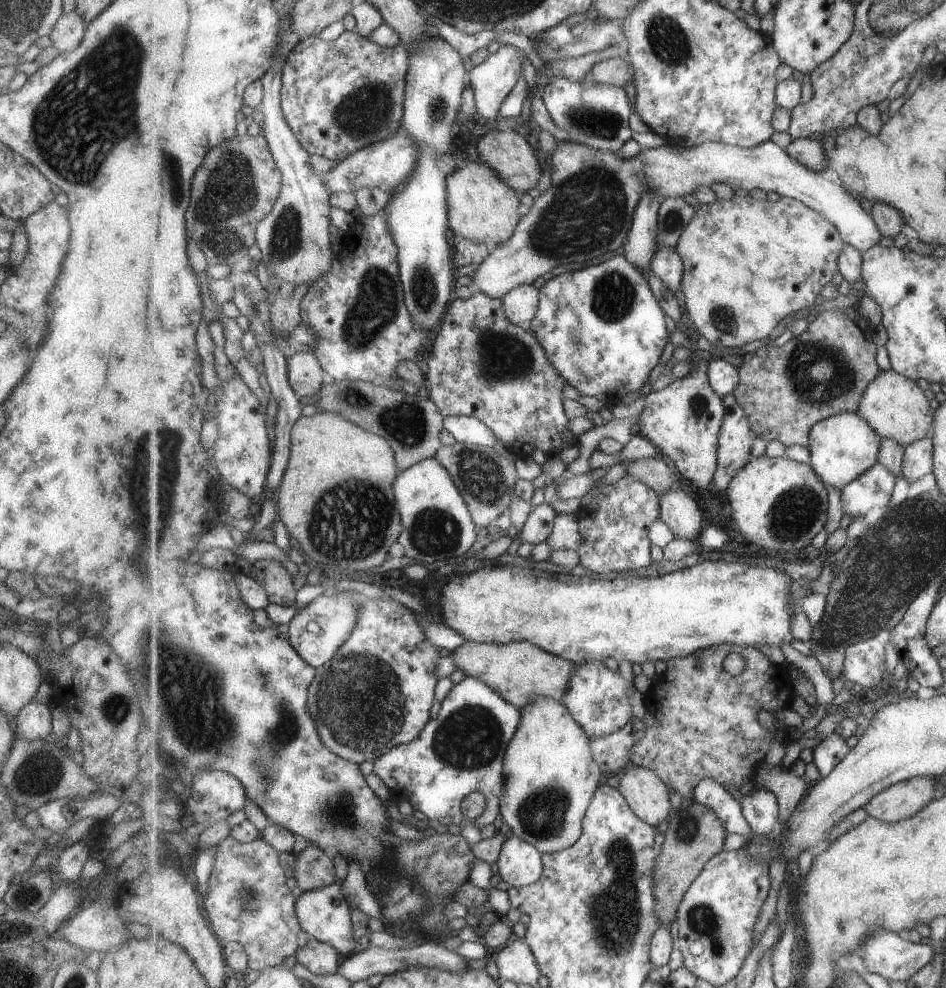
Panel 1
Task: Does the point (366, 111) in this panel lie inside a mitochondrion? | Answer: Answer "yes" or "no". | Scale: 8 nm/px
yes

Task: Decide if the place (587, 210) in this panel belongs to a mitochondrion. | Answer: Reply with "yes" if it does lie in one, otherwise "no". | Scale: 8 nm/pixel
yes

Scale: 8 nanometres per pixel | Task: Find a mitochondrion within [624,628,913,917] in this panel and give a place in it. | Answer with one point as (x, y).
(688, 825)

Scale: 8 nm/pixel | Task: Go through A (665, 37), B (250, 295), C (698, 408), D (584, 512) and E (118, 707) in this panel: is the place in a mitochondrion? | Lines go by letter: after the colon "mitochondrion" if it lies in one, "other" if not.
A: mitochondrion
B: mitochondrion
C: mitochondrion
D: other
E: mitochondrion

